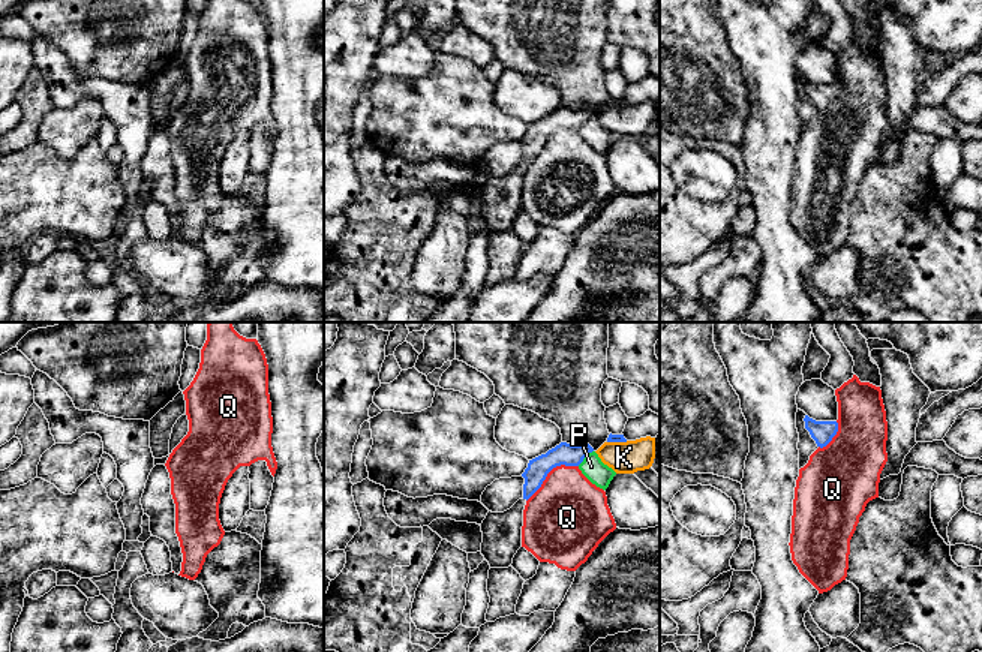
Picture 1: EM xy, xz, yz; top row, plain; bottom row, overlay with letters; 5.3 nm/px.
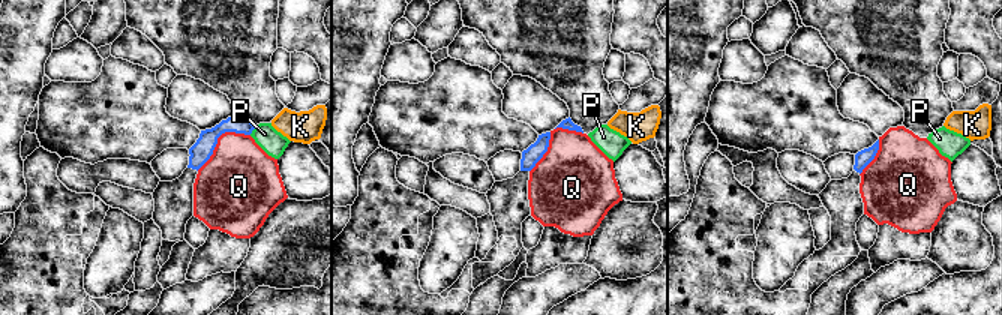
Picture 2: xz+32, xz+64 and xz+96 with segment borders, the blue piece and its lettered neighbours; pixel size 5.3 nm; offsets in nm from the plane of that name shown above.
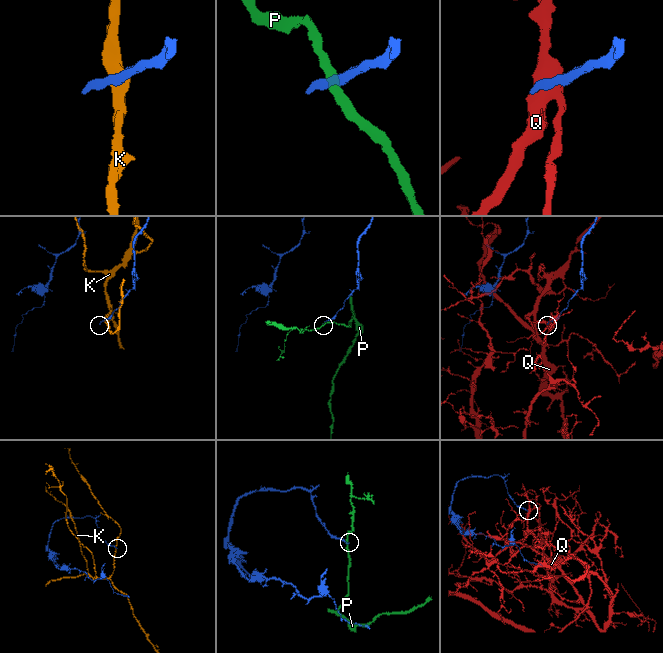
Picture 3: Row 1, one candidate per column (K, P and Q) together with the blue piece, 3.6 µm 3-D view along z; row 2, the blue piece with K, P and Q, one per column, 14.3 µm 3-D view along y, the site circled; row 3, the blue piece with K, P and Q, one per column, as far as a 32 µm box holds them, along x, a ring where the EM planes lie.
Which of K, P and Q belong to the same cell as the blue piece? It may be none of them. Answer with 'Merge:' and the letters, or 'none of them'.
Merge: none of them

